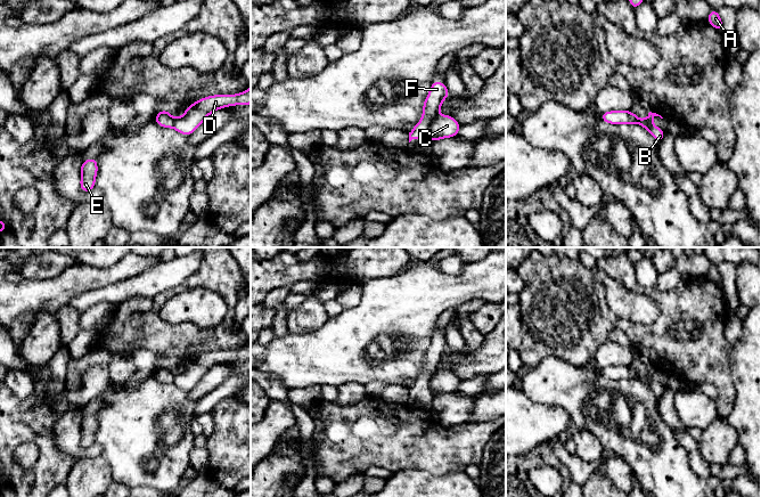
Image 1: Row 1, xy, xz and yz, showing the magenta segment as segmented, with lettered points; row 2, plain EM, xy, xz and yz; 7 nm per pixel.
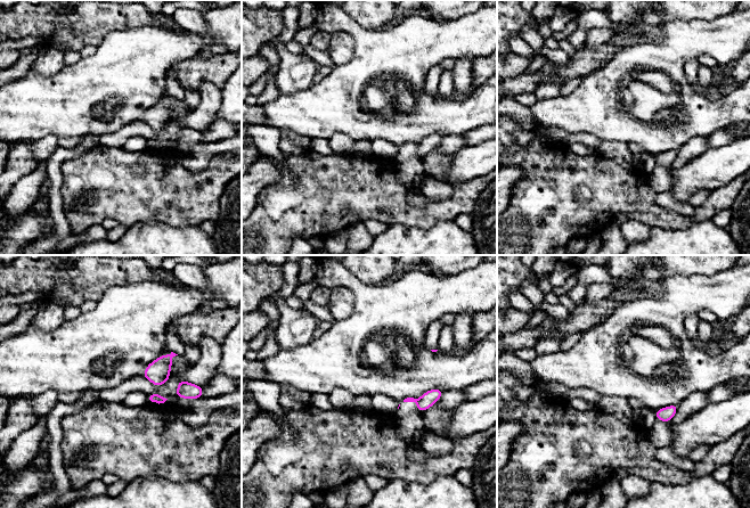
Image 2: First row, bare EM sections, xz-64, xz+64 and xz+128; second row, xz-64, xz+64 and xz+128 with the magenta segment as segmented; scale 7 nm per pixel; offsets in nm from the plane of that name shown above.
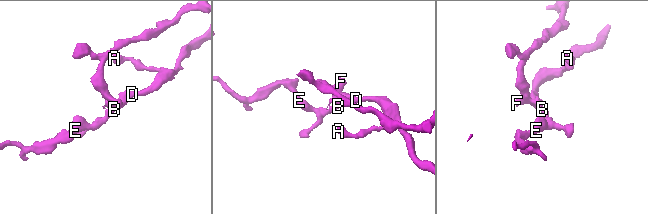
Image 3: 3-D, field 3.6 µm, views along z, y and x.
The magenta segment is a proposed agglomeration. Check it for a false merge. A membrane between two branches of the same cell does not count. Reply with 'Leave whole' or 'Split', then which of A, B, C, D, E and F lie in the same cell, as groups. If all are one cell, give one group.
Split. Groups: A B C D E / F

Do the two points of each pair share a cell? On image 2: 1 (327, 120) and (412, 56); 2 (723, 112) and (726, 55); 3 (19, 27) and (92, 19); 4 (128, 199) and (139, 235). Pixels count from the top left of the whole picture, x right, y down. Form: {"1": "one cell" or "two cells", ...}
{"1": "one cell", "2": "one cell", "3": "one cell", "4": "two cells"}

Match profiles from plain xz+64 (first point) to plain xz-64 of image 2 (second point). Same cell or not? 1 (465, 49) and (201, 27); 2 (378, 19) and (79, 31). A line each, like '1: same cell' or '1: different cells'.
1: different cells
2: same cell

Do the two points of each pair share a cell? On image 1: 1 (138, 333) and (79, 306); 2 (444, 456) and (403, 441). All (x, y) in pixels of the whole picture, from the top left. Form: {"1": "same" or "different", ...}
{"1": "different", "2": "same"}

